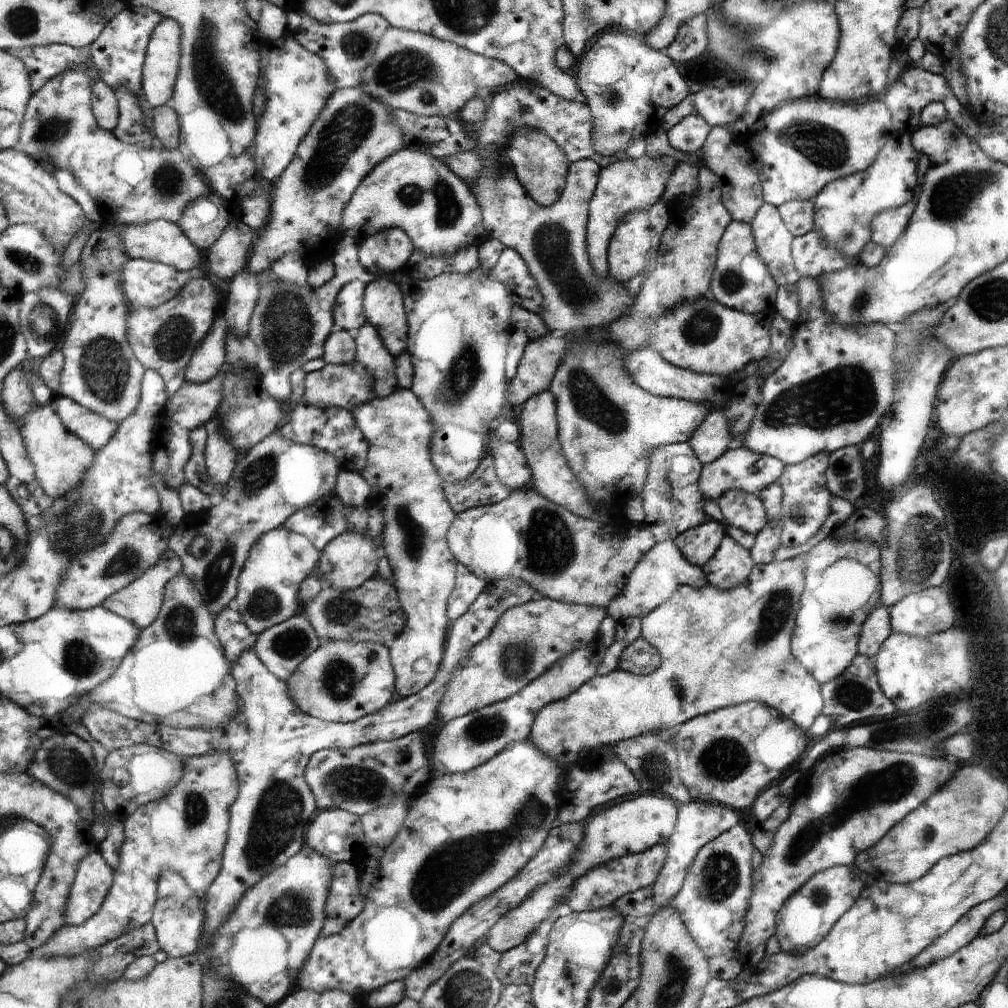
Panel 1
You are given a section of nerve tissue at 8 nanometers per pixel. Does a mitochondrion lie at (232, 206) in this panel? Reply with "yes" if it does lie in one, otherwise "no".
no

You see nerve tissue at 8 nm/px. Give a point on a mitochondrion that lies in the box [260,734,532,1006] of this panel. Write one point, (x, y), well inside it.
(352, 783)

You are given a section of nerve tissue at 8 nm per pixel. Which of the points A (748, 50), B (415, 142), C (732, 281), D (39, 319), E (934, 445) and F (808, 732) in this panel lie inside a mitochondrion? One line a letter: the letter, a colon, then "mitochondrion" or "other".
A: mitochondrion
B: other
C: mitochondrion
D: mitochondrion
E: other
F: other

